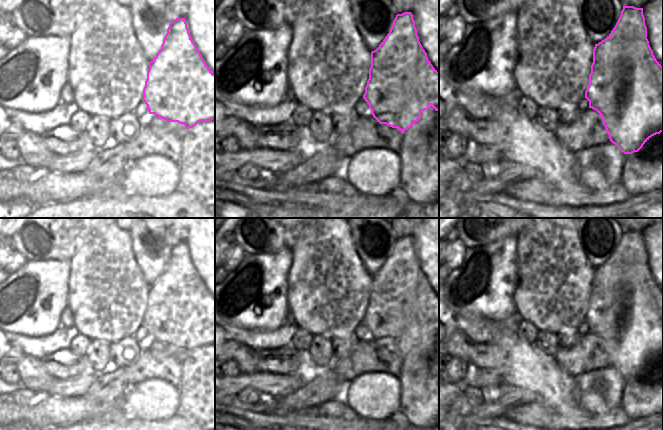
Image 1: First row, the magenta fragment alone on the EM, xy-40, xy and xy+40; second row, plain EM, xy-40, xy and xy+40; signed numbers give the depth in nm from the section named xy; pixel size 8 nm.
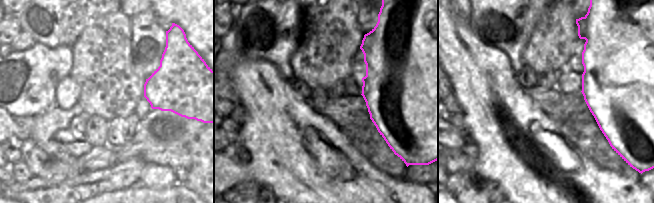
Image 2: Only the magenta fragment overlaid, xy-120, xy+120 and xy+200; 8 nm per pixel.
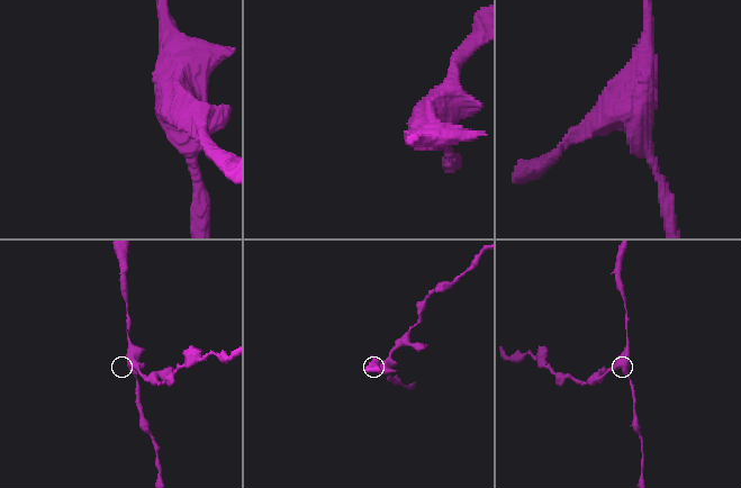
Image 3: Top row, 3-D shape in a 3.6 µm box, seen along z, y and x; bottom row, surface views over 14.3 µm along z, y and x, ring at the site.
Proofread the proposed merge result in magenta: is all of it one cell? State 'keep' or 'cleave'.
cleave

